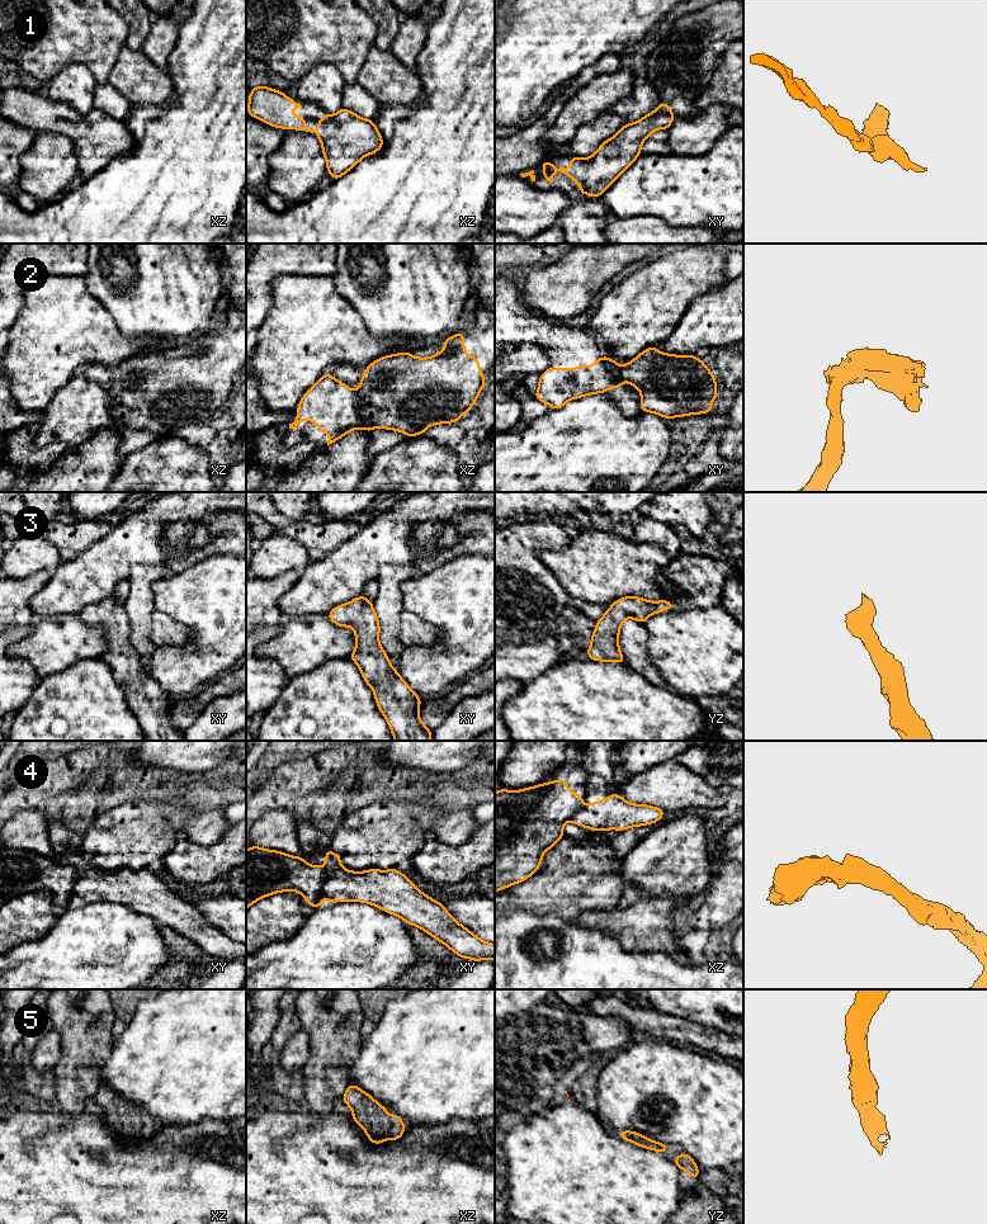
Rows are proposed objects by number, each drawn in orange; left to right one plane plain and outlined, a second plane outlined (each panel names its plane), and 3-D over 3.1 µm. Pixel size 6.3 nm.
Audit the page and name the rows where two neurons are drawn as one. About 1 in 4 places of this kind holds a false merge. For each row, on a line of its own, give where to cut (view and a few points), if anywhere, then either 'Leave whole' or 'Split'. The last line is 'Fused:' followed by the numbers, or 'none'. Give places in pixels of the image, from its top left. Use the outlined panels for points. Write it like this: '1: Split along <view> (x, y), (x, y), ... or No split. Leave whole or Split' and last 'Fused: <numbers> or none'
1: No split. Leave whole
2: Split along xz (354, 392), (358, 412), (373, 428). Split
3: No split. Leave whole
4: Split along xy (325, 868), (326, 882), (321, 892). Split
5: No split. Leave whole
Fused: 2, 4

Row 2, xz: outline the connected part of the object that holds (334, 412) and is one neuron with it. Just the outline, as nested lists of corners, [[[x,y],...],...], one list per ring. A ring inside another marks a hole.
[[[329,373],[303,394],[297,413],[289,429],[296,429],[304,419],[310,419],[324,434],[331,435],[327,445],[354,429],[374,429],[359,415],[355,392]]]

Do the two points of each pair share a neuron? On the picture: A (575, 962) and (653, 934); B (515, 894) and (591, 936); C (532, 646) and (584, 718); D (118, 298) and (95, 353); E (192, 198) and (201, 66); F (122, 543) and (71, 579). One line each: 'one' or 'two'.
A: two
B: two
C: two
D: two
E: one
F: one

